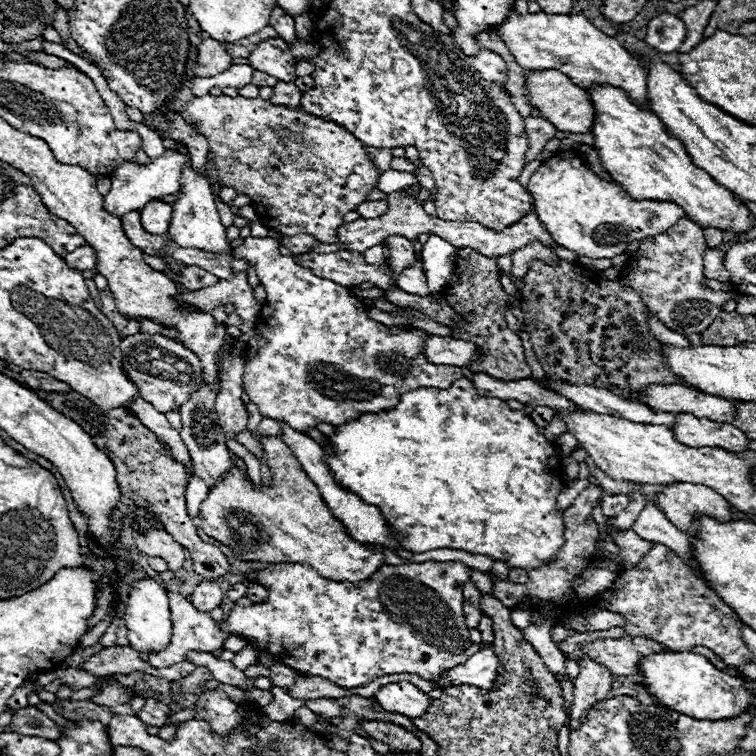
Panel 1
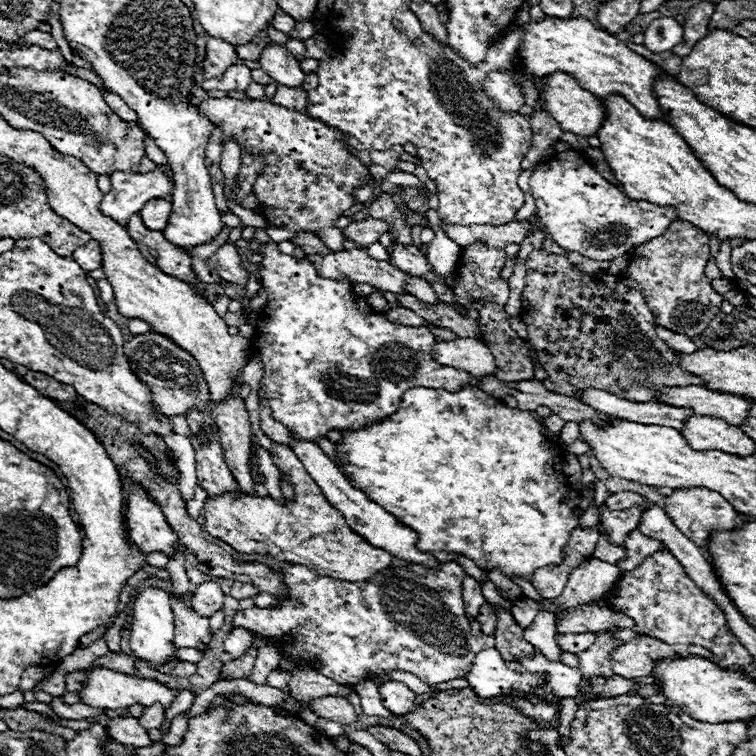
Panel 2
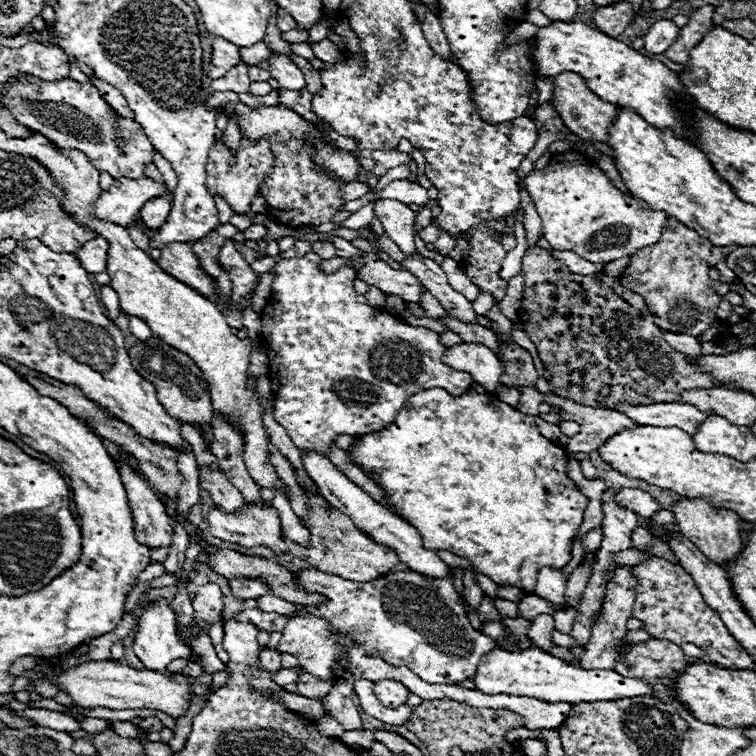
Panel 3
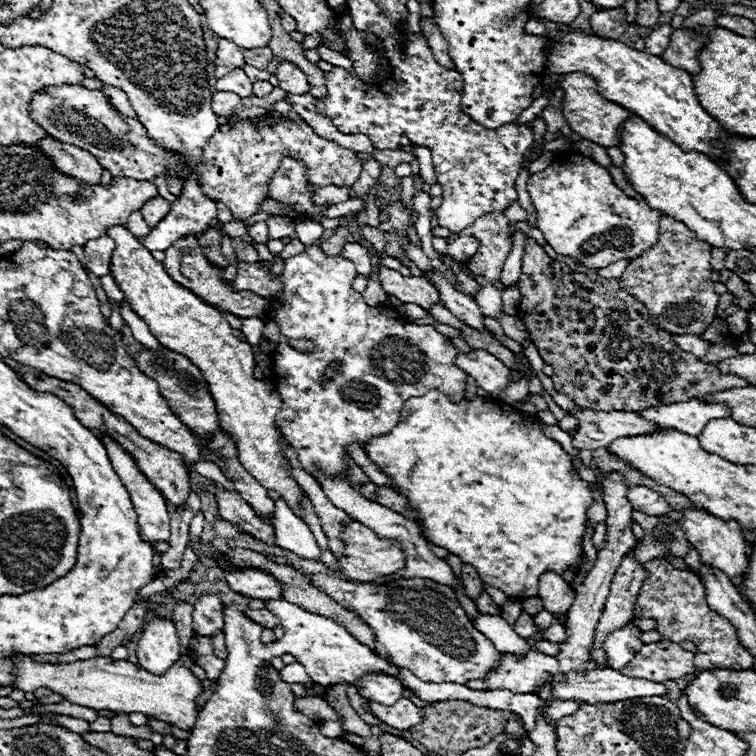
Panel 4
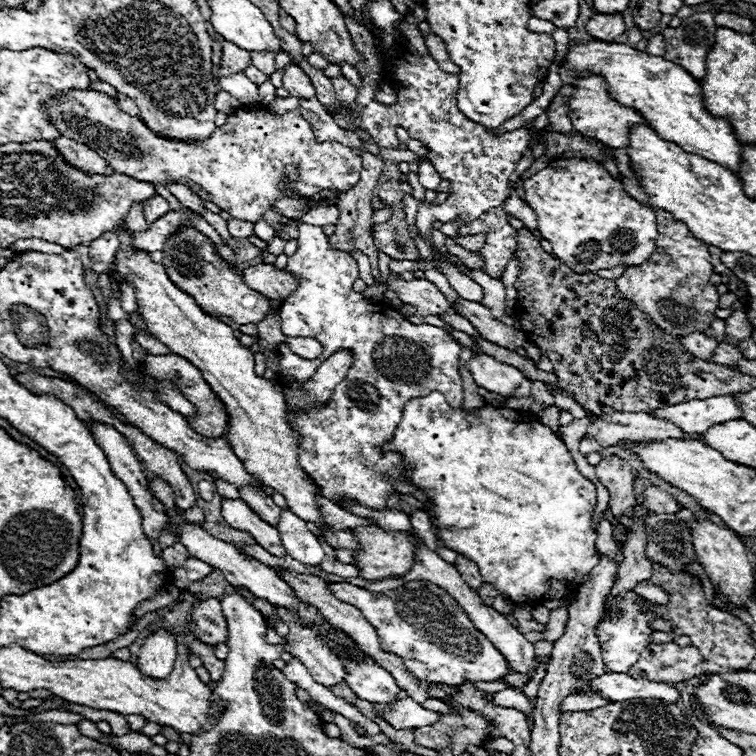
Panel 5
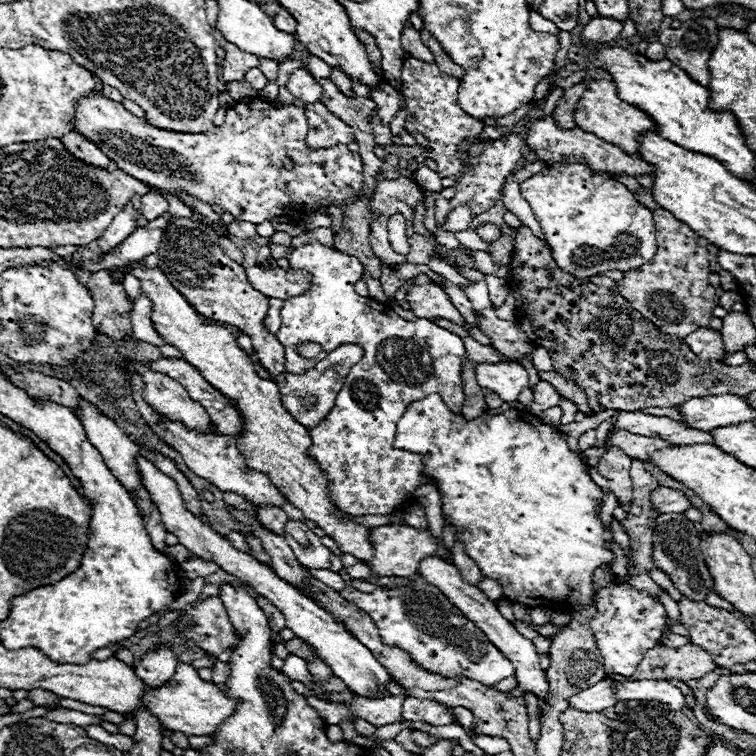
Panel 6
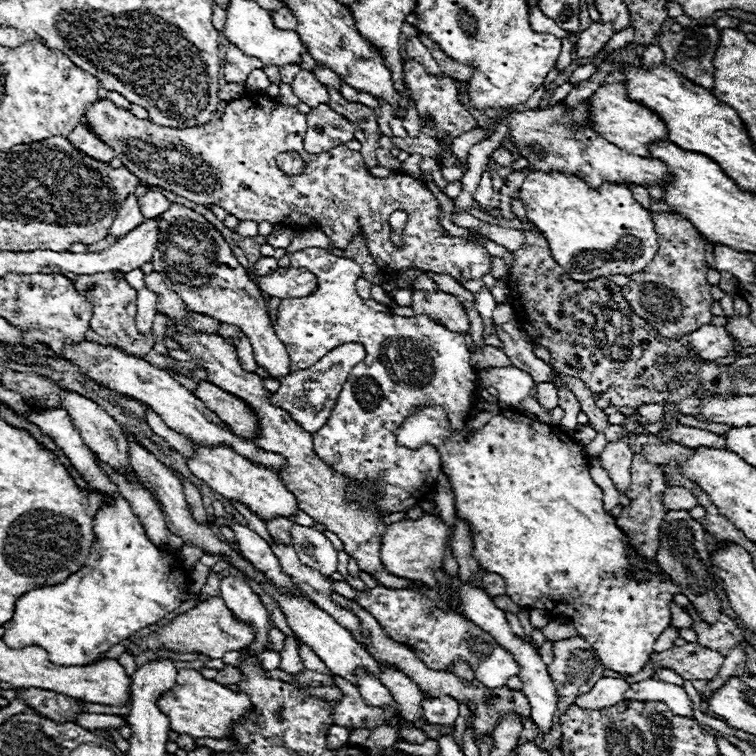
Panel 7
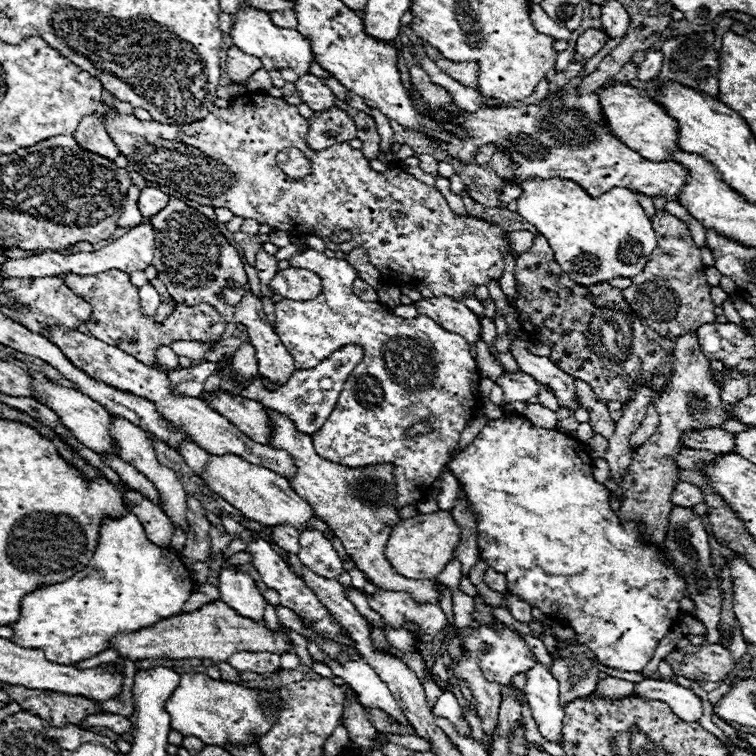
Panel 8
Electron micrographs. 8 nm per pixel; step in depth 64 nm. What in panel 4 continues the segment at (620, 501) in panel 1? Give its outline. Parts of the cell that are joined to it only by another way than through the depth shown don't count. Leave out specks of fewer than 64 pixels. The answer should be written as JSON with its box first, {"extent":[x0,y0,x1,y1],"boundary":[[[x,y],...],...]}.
{"extent":[628,486,672,516],"boundary":[[[636,486],[628,490],[628,500],[632,502],[634,510],[640,510],[648,516],[656,516],[656,514],[666,514],[672,510],[672,506],[666,502],[664,496],[660,496],[658,492],[654,492],[652,488],[646,486]]]}

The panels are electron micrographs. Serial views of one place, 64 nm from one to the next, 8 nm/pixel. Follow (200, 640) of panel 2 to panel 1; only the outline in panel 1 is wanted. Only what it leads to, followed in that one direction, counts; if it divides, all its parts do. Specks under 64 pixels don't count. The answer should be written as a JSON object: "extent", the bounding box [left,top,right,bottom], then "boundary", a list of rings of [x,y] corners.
{"extent":[150,562,476,688],"boundary":[[[422,562],[422,564],[402,564],[402,566],[382,566],[378,572],[374,572],[368,580],[360,582],[360,584],[352,584],[352,582],[334,582],[334,580],[328,580],[328,578],[322,578],[318,576],[318,572],[310,566],[304,566],[304,564],[272,564],[264,570],[260,570],[258,578],[260,578],[260,584],[266,586],[268,590],[268,600],[262,602],[262,604],[252,604],[252,606],[236,606],[230,614],[230,618],[226,620],[224,626],[216,624],[210,614],[202,614],[198,612],[190,600],[186,600],[182,594],[176,594],[176,592],[168,592],[168,600],[170,600],[170,612],[172,612],[172,638],[170,638],[170,646],[166,650],[162,650],[160,654],[150,654],[150,664],[154,668],[168,668],[176,662],[182,662],[186,658],[186,654],[190,650],[198,650],[198,652],[212,652],[214,648],[220,648],[224,644],[224,640],[232,634],[242,634],[244,638],[248,638],[250,644],[254,644],[258,650],[266,650],[268,654],[276,656],[280,664],[286,664],[302,674],[312,674],[312,676],[322,676],[330,682],[334,682],[336,686],[342,686],[342,688],[358,688],[358,686],[366,686],[368,682],[372,682],[374,678],[380,678],[380,676],[386,676],[386,674],[418,674],[420,678],[424,680],[436,680],[442,676],[442,672],[446,670],[452,670],[454,666],[460,666],[464,664],[464,660],[468,660],[468,656],[472,656],[476,650],[470,650],[472,642],[470,642],[470,636],[468,636],[468,626],[466,626],[466,618],[464,618],[464,612],[462,612],[462,586],[464,582],[470,578],[468,574],[468,566],[462,564],[462,562]]]}

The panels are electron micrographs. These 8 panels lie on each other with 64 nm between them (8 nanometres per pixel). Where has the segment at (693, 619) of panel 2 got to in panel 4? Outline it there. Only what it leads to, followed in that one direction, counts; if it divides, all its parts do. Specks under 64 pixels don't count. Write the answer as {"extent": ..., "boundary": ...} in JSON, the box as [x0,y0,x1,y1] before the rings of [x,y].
{"extent":[634,560,754,670],"boundary":[[[650,560],[644,564],[648,570],[648,578],[640,588],[640,596],[636,600],[634,614],[638,618],[652,618],[658,622],[658,632],[662,636],[692,636],[696,646],[712,646],[712,656],[722,660],[722,668],[744,670],[752,666],[754,656],[740,644],[736,628],[728,622],[728,618],[710,610],[704,596],[704,586],[692,572],[684,572],[672,568],[666,560]]]}

